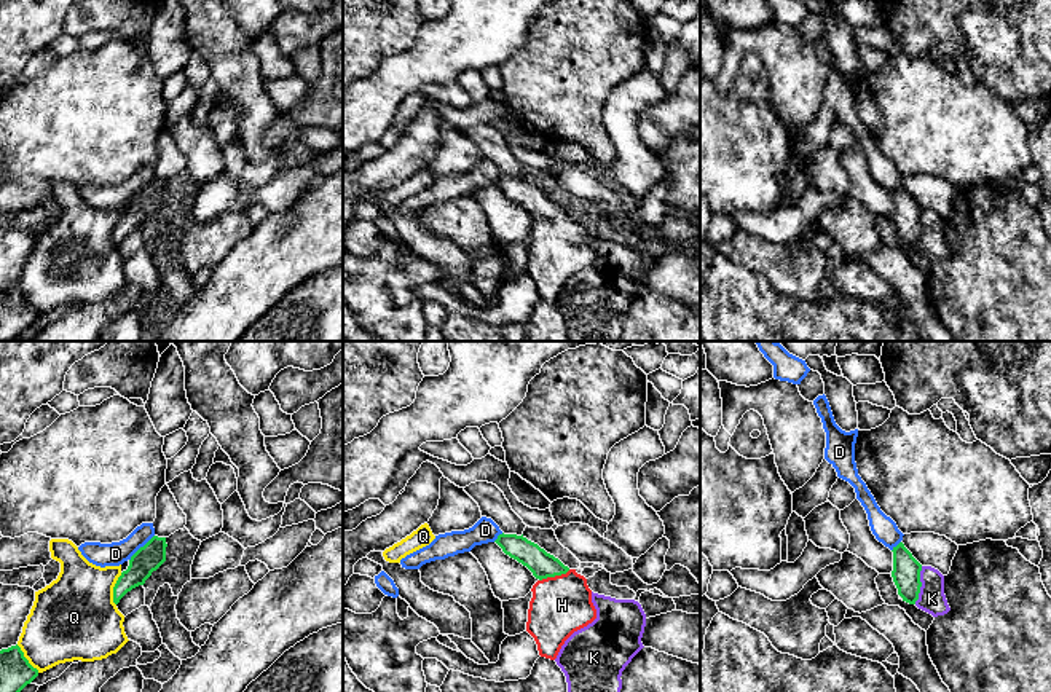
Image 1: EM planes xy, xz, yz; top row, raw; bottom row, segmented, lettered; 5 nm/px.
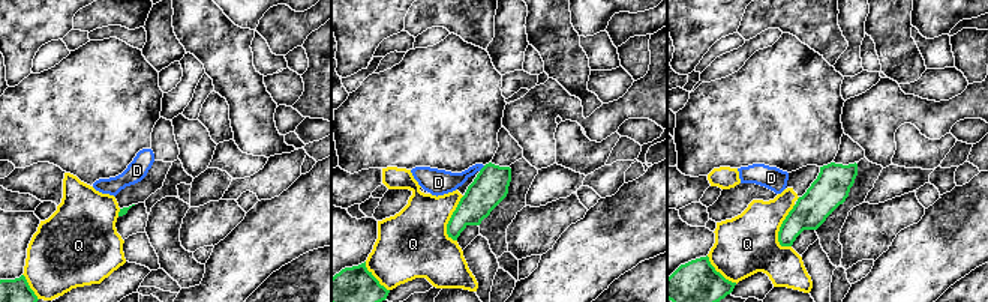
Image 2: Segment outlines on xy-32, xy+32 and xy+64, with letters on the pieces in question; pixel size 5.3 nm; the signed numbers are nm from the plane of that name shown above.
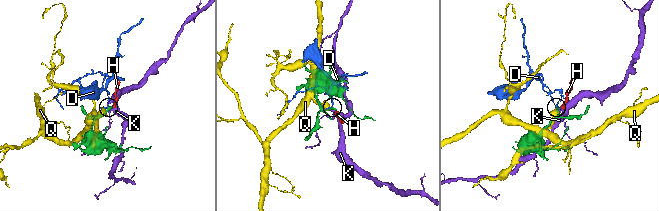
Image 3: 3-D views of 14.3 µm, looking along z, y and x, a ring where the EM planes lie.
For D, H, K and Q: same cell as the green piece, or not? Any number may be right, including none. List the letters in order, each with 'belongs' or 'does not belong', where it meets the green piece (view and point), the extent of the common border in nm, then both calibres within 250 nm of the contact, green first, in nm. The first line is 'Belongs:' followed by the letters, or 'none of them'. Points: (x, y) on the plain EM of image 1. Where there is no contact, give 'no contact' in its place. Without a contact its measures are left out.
Belongs: H
D: does not belong; contact xy (141, 190); length 180 nm; calibres 140 and 120 nm
H: belongs; contact xz (554, 219); length 170 nm; calibres 140 and 300 nm
K: does not belong; contact yz (921, 228); length 200 nm; calibres 140 and 140 nm
Q: does not belong; contact xy (114, 231); length 170 nm; calibres 140 and 420 nm

